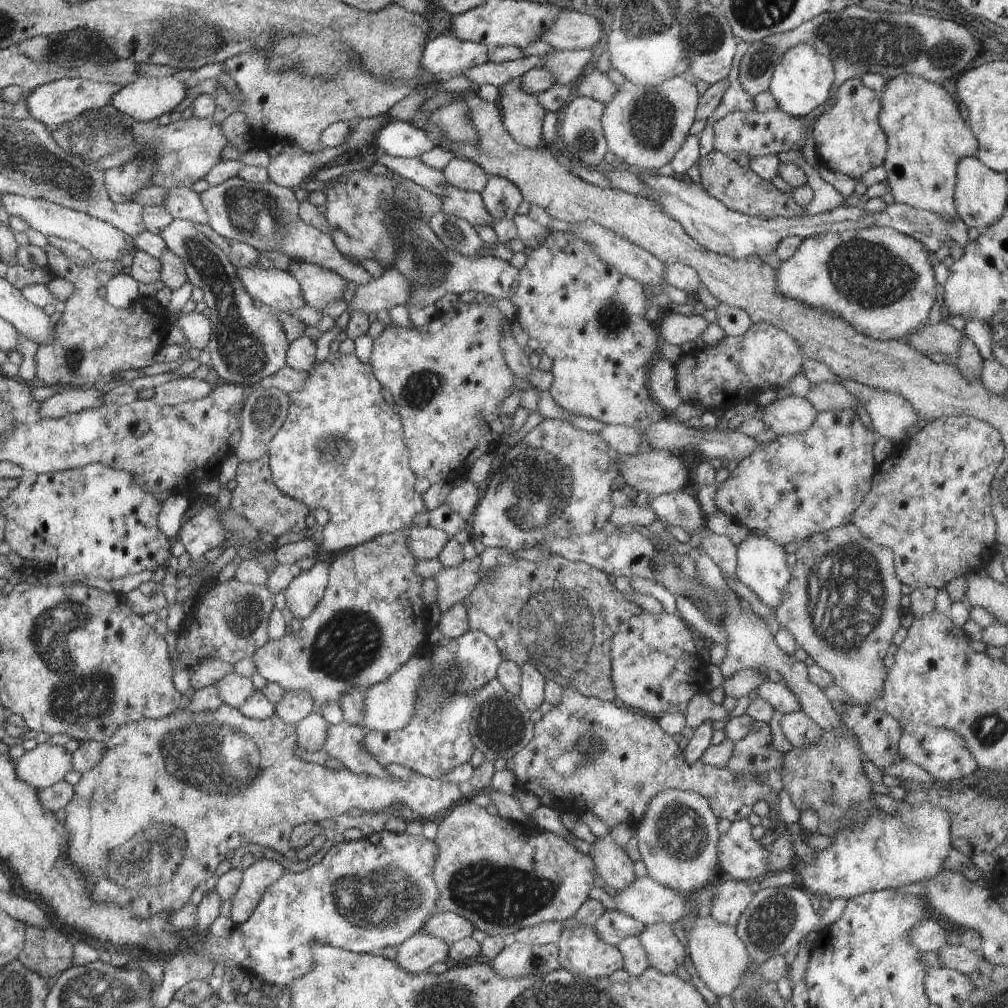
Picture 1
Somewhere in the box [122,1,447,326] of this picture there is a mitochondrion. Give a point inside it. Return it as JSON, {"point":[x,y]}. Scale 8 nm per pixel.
{"point":[173,35]}

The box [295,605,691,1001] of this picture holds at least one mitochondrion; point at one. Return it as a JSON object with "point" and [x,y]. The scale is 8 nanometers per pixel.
{"point":[381,898]}

